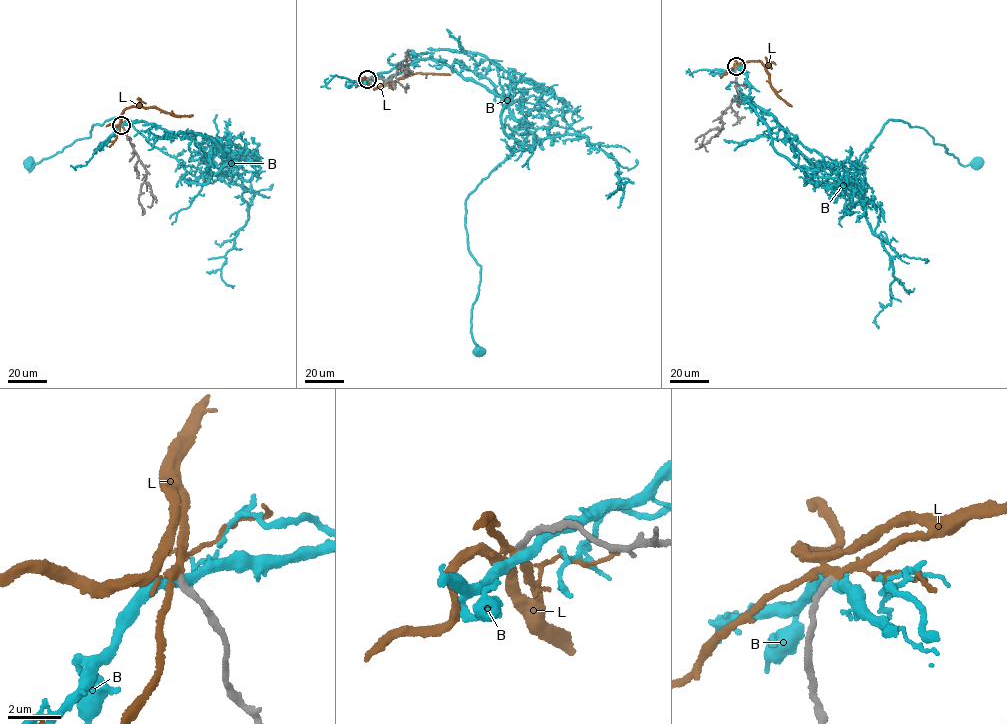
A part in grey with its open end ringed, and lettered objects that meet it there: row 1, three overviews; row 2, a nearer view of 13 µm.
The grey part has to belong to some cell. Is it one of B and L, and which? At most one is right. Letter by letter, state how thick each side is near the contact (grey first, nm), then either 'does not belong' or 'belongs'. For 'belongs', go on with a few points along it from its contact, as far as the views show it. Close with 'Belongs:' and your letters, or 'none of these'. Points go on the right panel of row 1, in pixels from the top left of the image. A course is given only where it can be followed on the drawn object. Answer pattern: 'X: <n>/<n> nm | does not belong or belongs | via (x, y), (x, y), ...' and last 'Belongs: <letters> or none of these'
B: 240/360 nm | does not belong
L: 240/220 nm | belongs | via (736, 66), (757, 60), (763, 64), (775, 93), (791, 106)
Belongs: L

